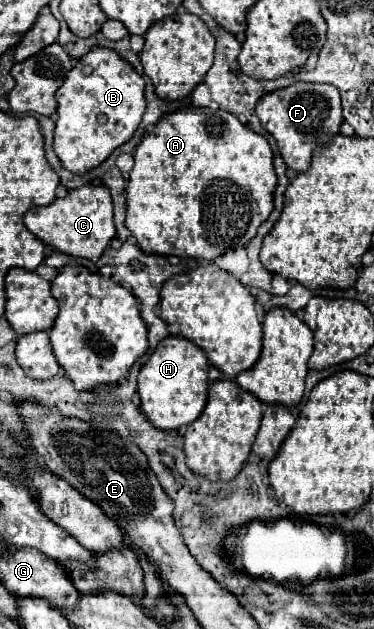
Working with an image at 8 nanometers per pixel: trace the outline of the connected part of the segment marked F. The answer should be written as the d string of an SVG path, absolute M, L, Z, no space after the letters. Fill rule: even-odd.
M296 82L288 88L280 88L262 96L260 104L256 106L256 116L260 118L262 126L274 136L286 166L294 168L296 172L306 172L316 144L326 142L340 130L342 124L340 94L332 84Z

